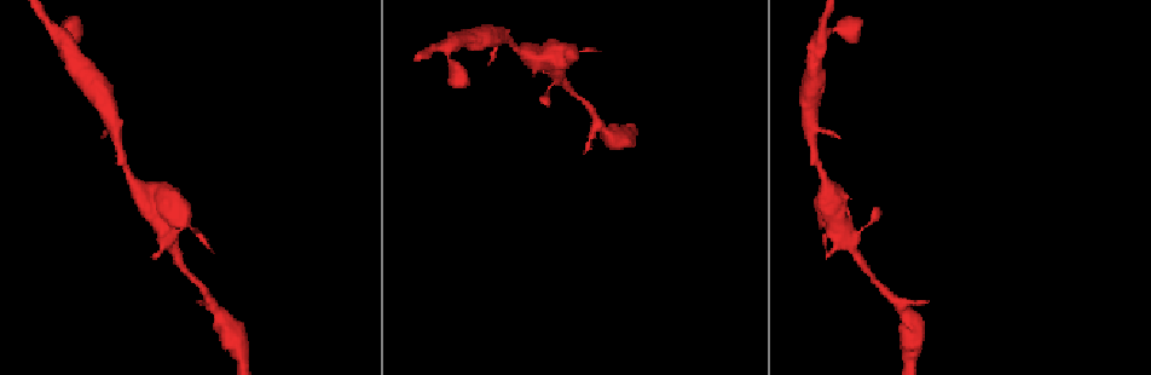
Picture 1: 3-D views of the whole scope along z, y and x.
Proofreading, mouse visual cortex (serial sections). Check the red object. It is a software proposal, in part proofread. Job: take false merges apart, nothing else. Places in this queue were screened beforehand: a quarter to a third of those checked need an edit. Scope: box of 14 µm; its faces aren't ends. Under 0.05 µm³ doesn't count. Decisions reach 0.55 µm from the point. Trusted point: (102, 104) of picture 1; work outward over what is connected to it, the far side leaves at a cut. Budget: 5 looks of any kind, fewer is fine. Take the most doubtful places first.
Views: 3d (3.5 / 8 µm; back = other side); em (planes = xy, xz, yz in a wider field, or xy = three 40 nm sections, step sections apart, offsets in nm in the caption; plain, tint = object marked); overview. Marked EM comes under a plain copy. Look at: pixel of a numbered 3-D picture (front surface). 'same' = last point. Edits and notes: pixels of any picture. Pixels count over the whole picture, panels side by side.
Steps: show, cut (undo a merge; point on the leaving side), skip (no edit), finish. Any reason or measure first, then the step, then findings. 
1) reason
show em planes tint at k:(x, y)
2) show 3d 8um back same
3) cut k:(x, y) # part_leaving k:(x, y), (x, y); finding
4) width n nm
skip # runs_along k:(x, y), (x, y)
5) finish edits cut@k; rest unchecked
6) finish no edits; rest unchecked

sharp bend
show 3d 3.5um at 1:(850, 246)

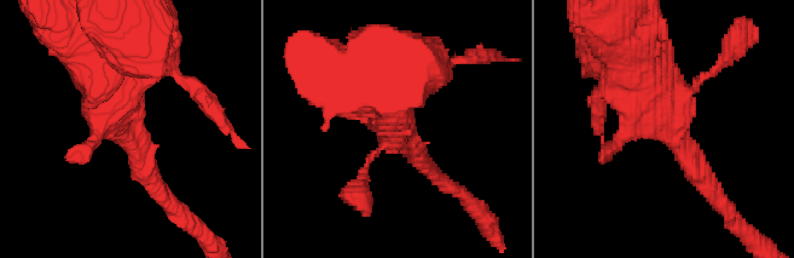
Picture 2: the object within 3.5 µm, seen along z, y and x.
show em xy step 2 tint at 2:(121, 123)

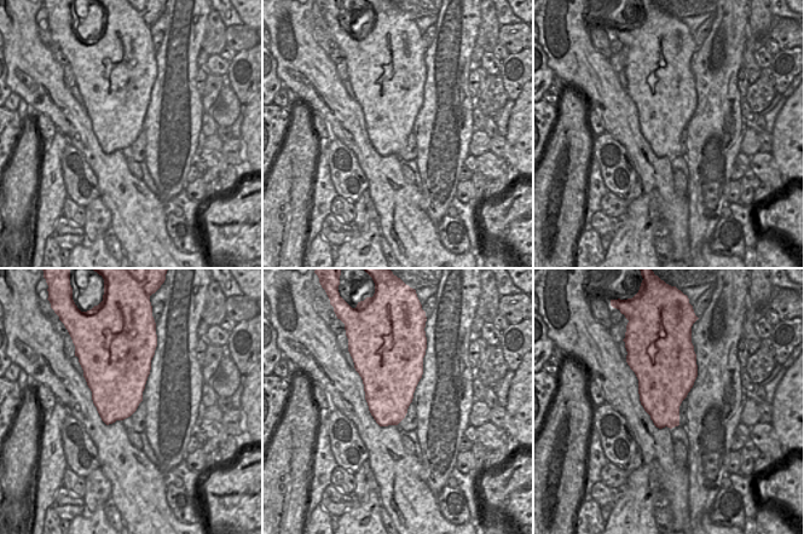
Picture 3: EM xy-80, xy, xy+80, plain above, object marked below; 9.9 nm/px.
skip # runs_along 2:(612, 38), (697, 168); one cell here

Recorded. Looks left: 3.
thick turns thin
show 3d 8um back at 1:(69, 27)

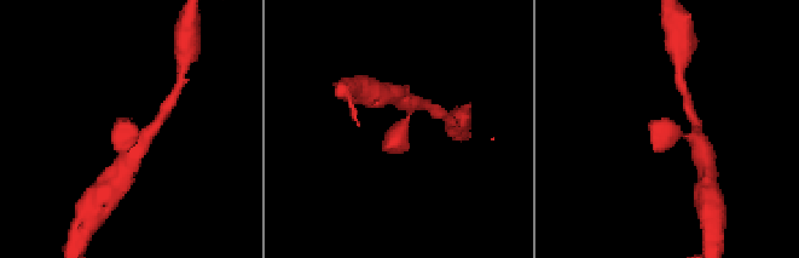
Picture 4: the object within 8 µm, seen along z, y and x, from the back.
show 3d 3.5um at 4:(404, 126)

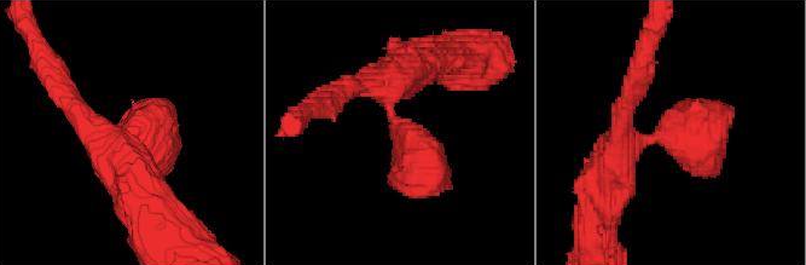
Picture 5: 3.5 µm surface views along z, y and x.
now the EM
show em xy step 3 tint at 5:(138, 134)

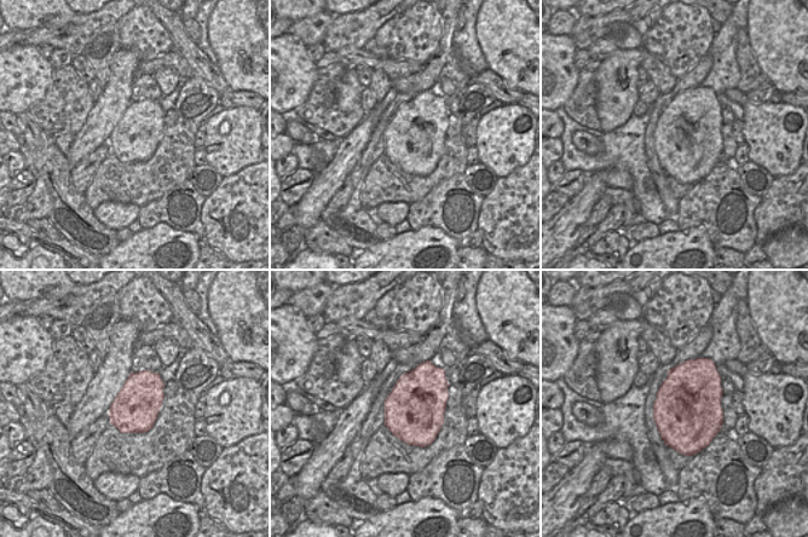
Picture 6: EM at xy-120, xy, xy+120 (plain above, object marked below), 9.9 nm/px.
width 600 nm
skip # runs_along 5:(388, 80), (392, 116), (440, 191); continuous, no second cell

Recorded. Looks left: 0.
finish no edits; rest unchecked

